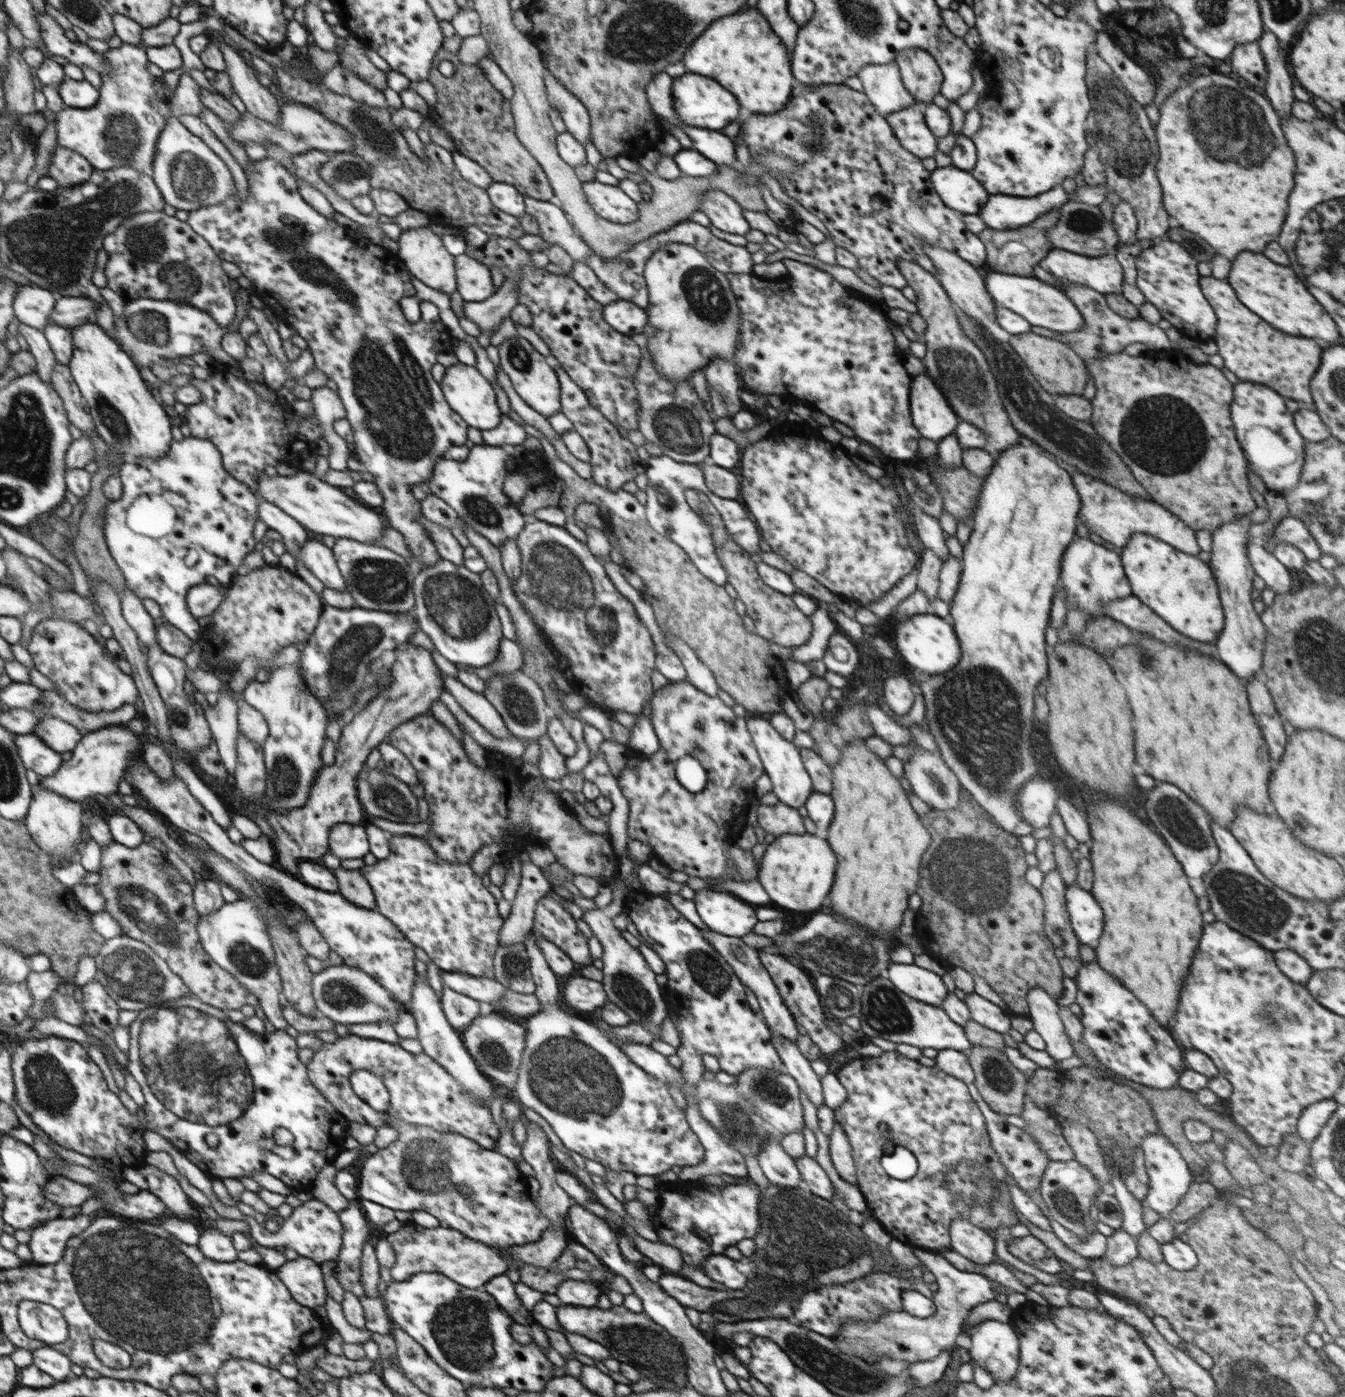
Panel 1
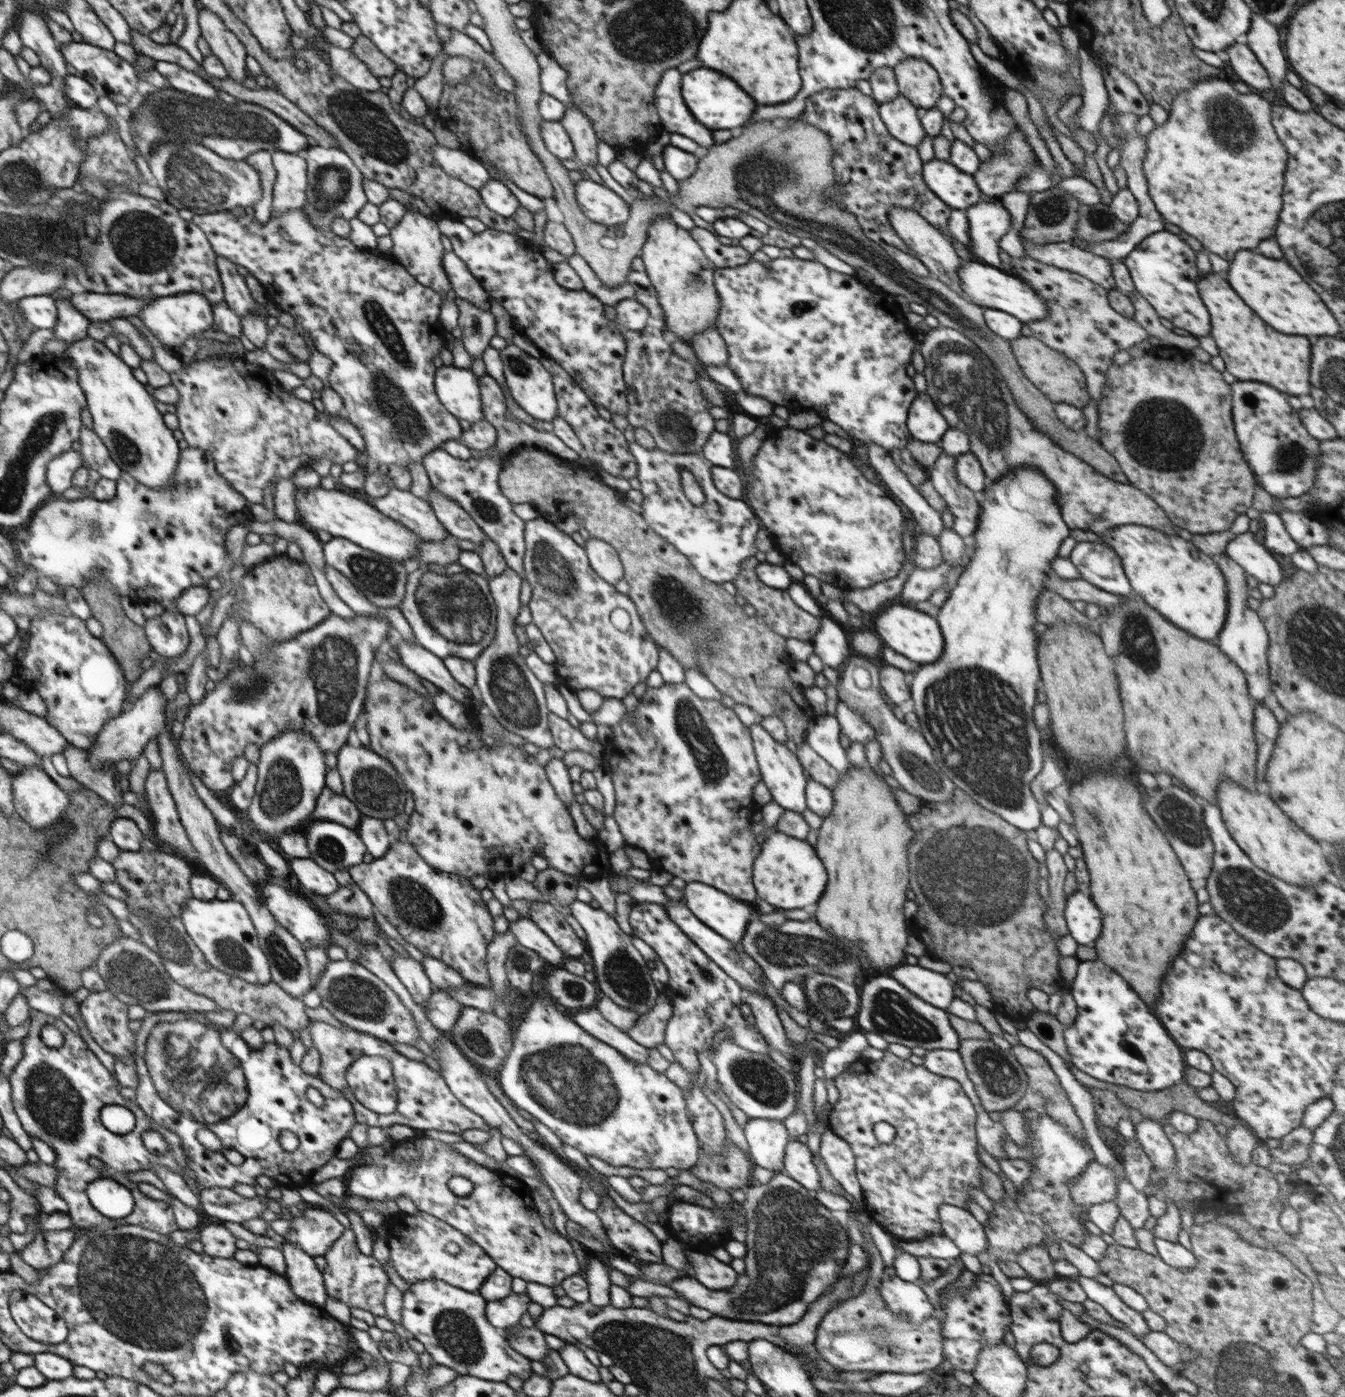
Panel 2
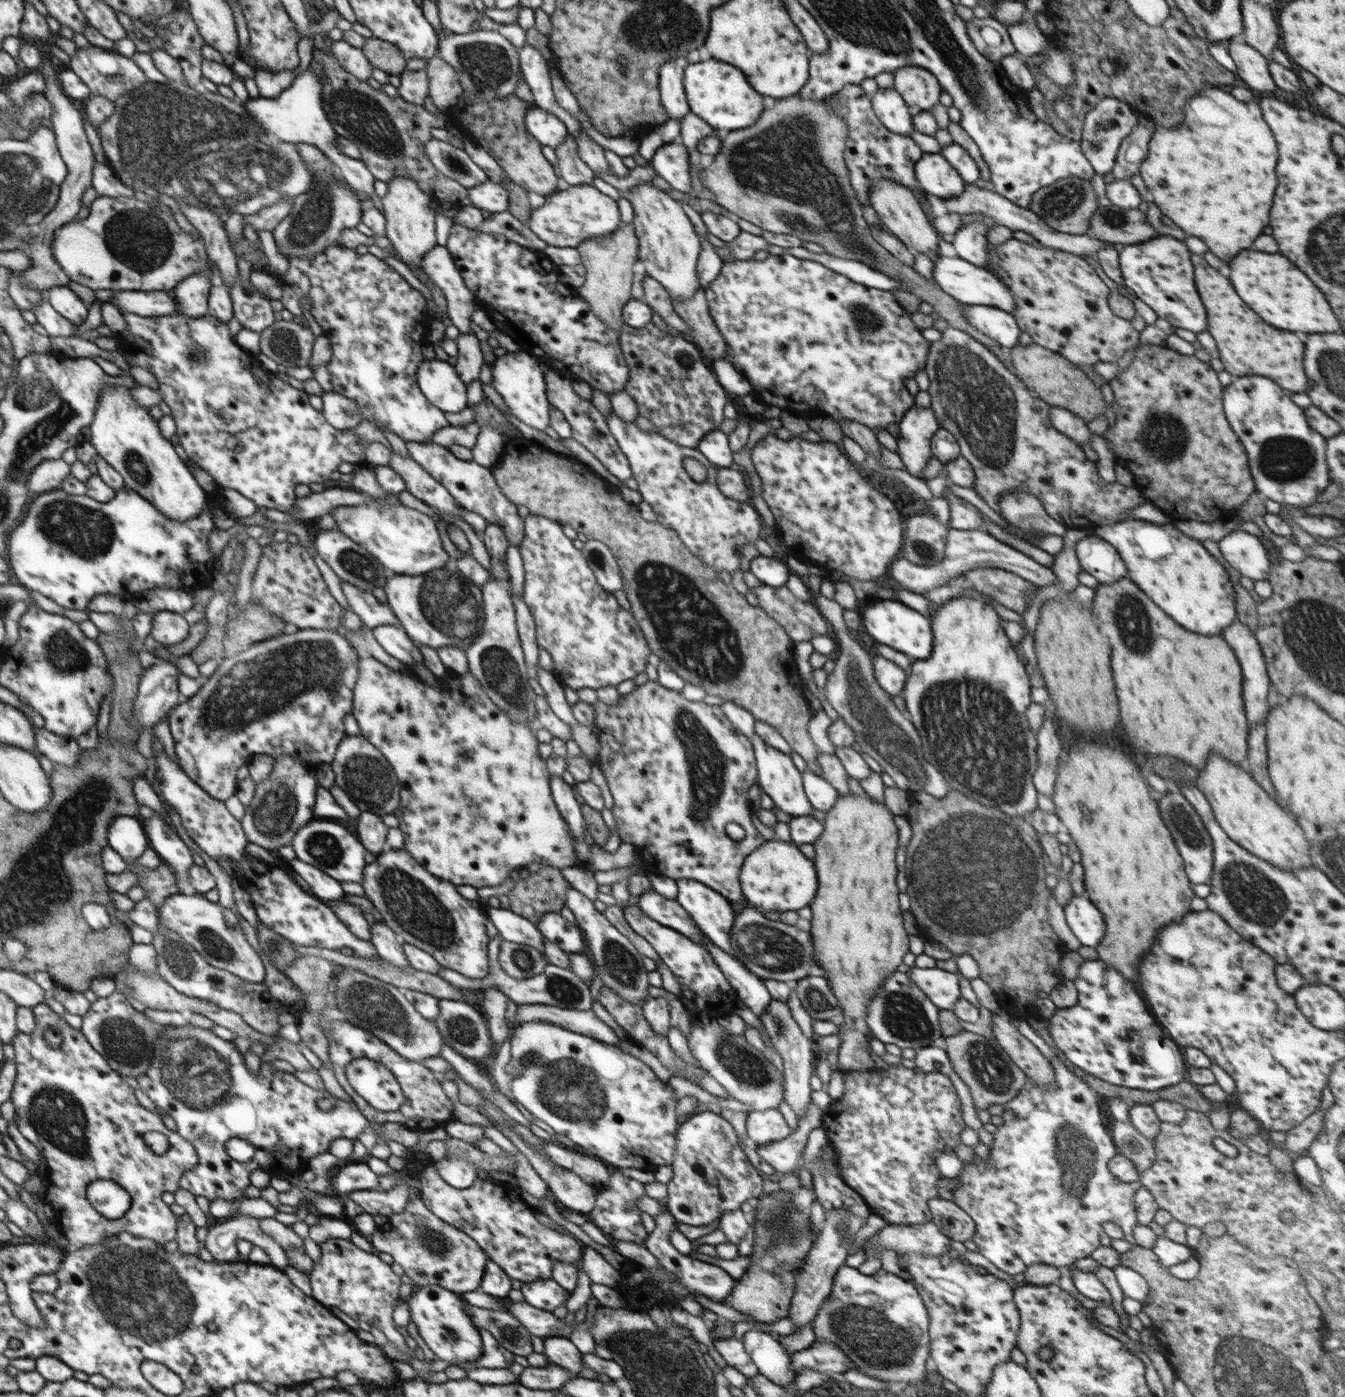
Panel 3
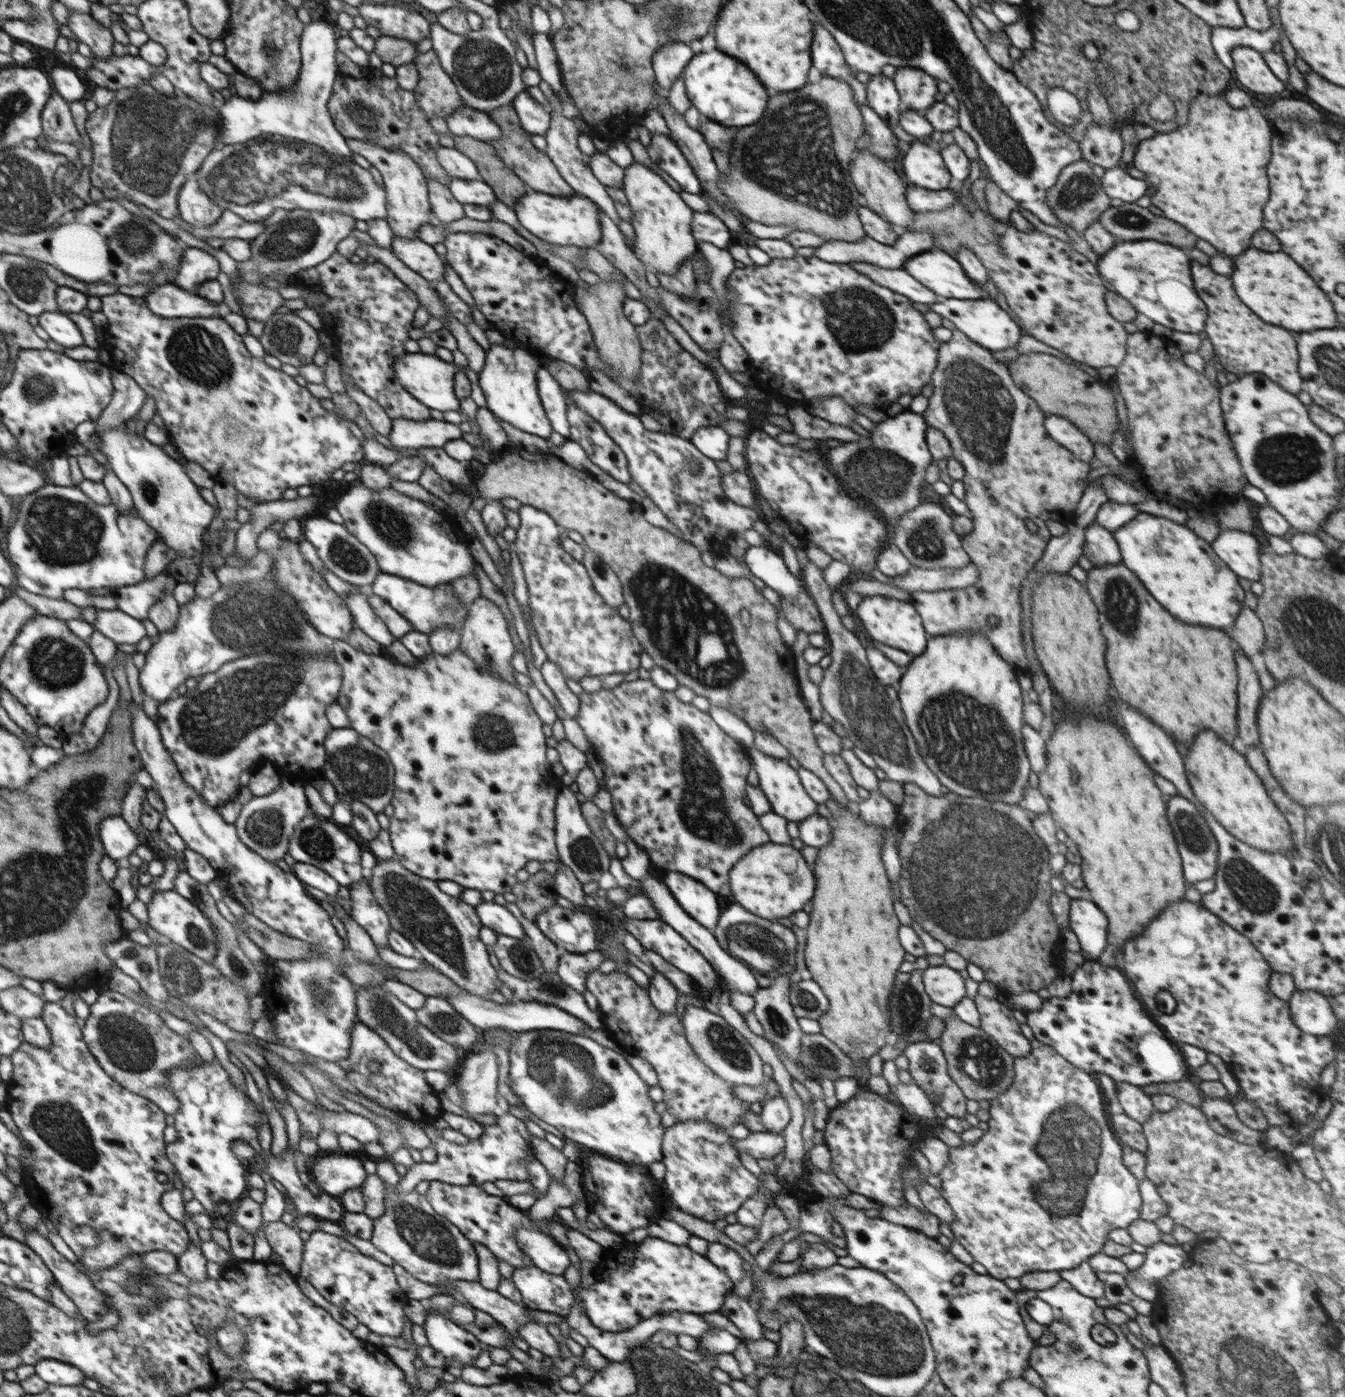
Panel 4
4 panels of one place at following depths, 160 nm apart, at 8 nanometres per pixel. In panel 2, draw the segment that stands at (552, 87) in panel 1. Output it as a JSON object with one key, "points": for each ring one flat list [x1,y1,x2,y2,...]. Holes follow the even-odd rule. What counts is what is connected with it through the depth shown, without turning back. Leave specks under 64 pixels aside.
{"points":[[575,106,566,107,566,114,559,121,568,133,575,148,575,158,582,164,598,164,597,137,590,120]]}

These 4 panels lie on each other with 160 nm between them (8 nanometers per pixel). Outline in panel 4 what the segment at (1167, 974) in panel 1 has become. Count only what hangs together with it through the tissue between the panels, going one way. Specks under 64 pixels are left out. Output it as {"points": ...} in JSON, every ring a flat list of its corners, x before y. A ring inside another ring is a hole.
{"points":[[1082,716,1076,718,1074,724,1074,718,1064,718,1052,734,1046,750,1048,764,1046,770,1038,774,1038,788,1047,800,1056,827,1064,830,1081,854,1082,878,1092,894,1092,902,1102,906,1100,910,1110,920,1110,930,1107,932,1110,944,1106,945,1097,960,1113,968,1117,965,1116,949,1124,946,1122,942,1138,936,1152,918,1156,918,1172,902,1178,902,1186,892,1182,860,1176,850,1172,828,1166,820,1166,802,1154,784,1154,772,1138,756,1136,748,1128,744,1124,734,1110,722,1106,724]]}

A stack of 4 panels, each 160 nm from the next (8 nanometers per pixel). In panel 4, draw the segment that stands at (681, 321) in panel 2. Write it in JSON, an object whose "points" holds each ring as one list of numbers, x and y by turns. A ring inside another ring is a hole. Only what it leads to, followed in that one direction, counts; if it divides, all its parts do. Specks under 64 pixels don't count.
{"points":[[635,161,625,169,622,190,633,212,630,222,636,234,633,253,653,272,677,274,684,261,697,252,698,242,691,231,695,212,660,175]]}

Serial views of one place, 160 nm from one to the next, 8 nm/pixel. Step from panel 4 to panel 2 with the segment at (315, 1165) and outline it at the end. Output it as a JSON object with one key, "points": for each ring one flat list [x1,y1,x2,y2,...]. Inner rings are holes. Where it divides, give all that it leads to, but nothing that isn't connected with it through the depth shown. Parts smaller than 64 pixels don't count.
{"points":[[430,1137,423,1138,409,1138,404,1141,399,1141,395,1143,395,1147,391,1152,387,1152,383,1157,378,1157,376,1162,372,1165,363,1165,350,1173,348,1178,348,1187,347,1192,352,1195,356,1195,362,1198,369,1198,370,1200,396,1200,400,1198,400,1196,407,1196,414,1202,415,1206,418,1210,425,1212,426,1214,434,1215,436,1218,446,1222,448,1225,452,1225,456,1230,459,1230,462,1234,465,1234,471,1241,474,1241,476,1244,479,1244,484,1250,485,1253,490,1256,490,1258,497,1264,498,1267,505,1270,510,1276,514,1278,522,1278,527,1283,537,1282,538,1284,542,1284,544,1286,558,1286,561,1282,568,1278,569,1276,582,1273,584,1267,578,1261,578,1258,574,1254,574,1249,572,1249,572,1245,568,1242,568,1239,565,1239,560,1235,557,1231,551,1230,547,1227,546,1221,538,1214,537,1208,535,1207,535,1202,533,1201,533,1196,531,1193,531,1188,528,1187,524,1182,520,1181,516,1177,509,1176,504,1173,502,1170,490,1170,487,1167,484,1167,480,1164,477,1164,470,1160,470,1158,466,1158,460,1154,460,1152,456,1152,450,1143,444,1143,437,1139,432,1139],[453,1176,463,1176,466,1177,473,1185,473,1191,468,1196,456,1196,447,1185,448,1181]]}

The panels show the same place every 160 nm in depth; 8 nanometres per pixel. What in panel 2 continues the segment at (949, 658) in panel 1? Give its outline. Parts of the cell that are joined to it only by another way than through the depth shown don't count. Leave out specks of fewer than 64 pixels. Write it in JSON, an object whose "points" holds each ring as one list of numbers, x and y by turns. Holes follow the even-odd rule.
{"points":[[898,601,892,603,879,613,876,618,876,632,882,638,883,644,906,656,911,662,932,664,944,652,944,637,936,617,928,616,911,606,901,605]]}

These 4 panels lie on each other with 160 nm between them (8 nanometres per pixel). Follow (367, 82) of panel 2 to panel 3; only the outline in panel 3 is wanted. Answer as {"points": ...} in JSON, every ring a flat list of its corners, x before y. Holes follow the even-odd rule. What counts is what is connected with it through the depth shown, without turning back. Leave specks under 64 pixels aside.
{"points":[[341,39,333,41,329,50,351,76,360,81,367,81,372,77,373,67,360,48,350,46]]}

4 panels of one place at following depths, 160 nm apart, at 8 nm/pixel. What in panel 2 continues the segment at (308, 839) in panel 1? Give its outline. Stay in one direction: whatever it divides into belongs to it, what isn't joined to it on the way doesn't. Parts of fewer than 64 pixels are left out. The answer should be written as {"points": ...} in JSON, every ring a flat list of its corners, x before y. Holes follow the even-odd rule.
{"points":[[327,785,317,798,310,822,336,822,346,828,355,829,360,823,360,812,356,805,346,796,334,793]]}

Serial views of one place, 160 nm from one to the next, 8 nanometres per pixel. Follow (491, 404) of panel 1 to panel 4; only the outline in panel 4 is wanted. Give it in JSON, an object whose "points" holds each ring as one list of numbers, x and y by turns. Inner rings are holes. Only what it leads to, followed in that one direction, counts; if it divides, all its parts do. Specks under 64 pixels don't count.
{"points":[[409,353,399,356,393,367,396,376,399,378,399,384,402,385,414,398,417,398,428,408,436,409,442,412,447,410,460,410,460,400,455,395,454,377,458,371,458,366,448,363,436,355,426,353]]}

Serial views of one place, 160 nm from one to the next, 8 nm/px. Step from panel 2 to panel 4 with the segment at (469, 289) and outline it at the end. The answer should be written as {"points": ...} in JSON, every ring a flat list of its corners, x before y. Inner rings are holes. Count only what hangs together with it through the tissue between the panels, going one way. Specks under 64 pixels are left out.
{"points":[[395,237,391,242,395,255,414,272,423,276,429,282,445,280,445,266,440,248,426,244,416,238]]}

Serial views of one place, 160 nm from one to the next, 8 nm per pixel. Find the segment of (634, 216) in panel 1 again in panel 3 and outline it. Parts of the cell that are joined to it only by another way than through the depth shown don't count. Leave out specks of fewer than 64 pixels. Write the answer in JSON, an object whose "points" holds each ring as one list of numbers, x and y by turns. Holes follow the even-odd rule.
{"points":[[590,184,563,186,558,192,545,197,546,203,532,210,528,226,550,246,576,248,590,237,614,233,622,224,617,202]]}

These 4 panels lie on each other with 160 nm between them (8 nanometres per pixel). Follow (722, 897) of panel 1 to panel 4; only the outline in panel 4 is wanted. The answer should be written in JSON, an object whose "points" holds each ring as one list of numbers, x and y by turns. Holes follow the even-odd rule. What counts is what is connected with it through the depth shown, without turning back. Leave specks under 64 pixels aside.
{"points":[[666,871,659,876,678,904,696,922,711,931,716,928,721,911,715,892,682,873]]}

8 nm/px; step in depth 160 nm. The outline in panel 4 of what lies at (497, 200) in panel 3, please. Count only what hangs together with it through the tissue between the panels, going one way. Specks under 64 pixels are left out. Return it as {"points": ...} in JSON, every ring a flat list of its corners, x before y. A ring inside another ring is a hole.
{"points":[[451,177,448,184,451,196,459,203,464,205,488,206,496,203,496,196,492,188,481,178,476,180,462,180,461,178]]}

